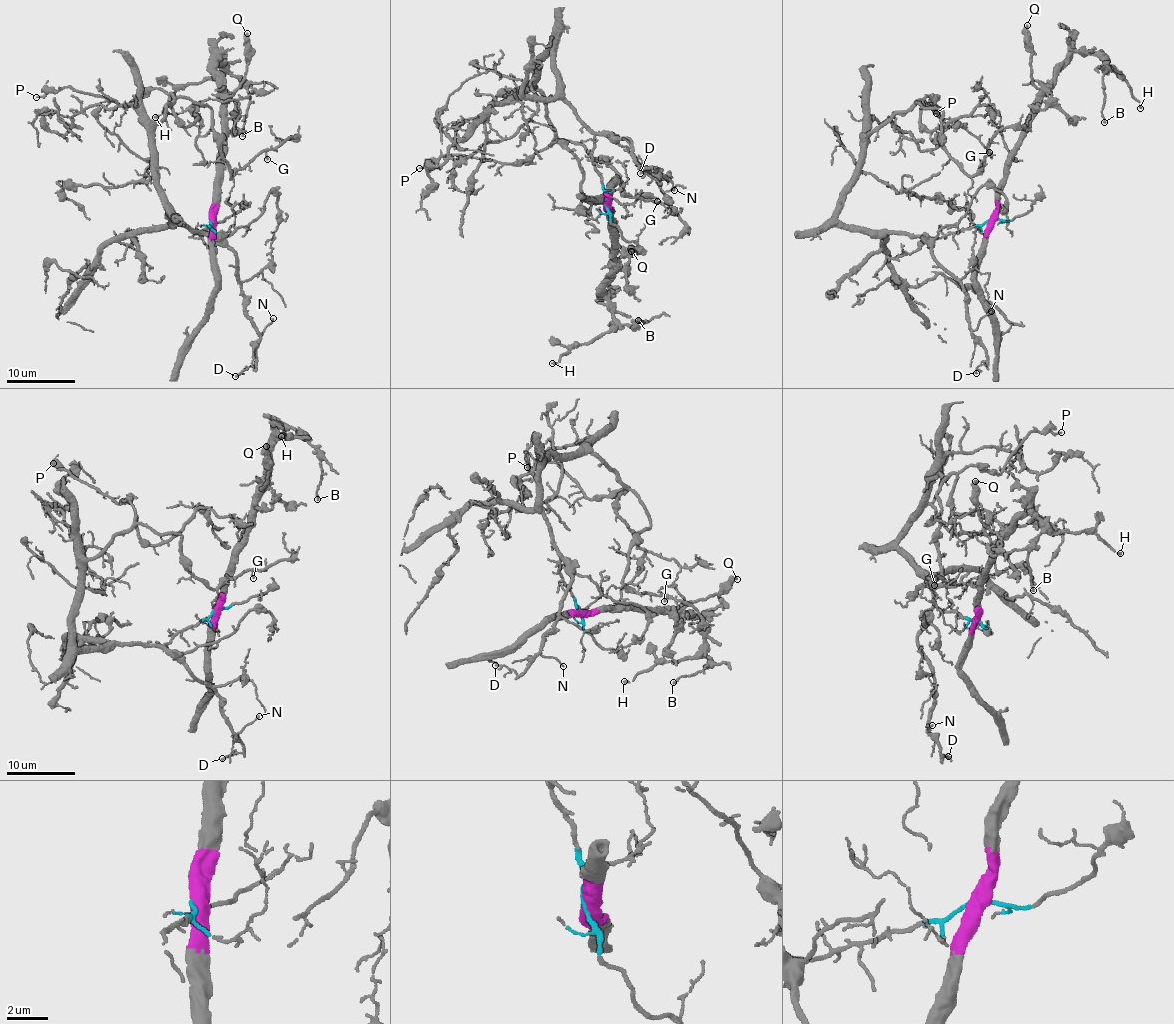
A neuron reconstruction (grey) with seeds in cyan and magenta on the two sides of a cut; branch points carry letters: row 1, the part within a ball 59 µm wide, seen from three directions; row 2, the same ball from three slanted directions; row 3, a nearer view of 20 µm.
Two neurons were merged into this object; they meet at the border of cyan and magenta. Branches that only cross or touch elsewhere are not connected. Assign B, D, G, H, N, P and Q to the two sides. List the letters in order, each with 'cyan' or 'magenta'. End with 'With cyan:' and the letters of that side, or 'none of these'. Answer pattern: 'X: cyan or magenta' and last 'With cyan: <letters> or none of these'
B: magenta
D: cyan
G: cyan
H: magenta
N: cyan
P: cyan
Q: magenta
With cyan: D, G, N, P

